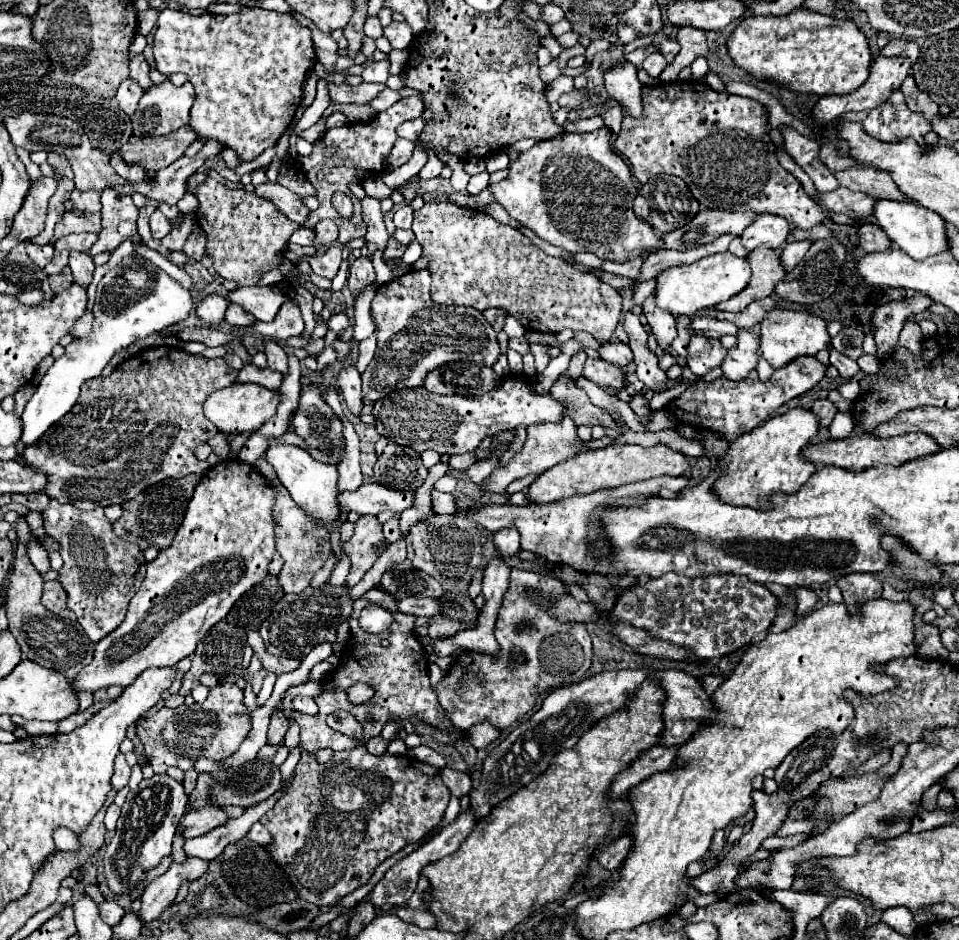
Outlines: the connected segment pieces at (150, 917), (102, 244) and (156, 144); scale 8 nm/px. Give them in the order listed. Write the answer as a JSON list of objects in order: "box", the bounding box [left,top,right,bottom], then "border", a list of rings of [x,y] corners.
[{"box":[141,857,209,921],"border":[[[187,857],[185,863],[171,863],[169,869],[155,877],[141,895],[141,921],[155,921],[161,917],[163,909],[171,905],[179,887],[183,883],[193,883],[203,877],[209,867],[209,861]]]},{"box":[89,187,137,255],"border":[[[111,187],[101,193],[103,229],[97,243],[89,249],[91,255],[113,251],[121,241],[137,235],[137,207],[129,195],[117,195]]]},{"box":[121,125,199,171],"border":[[[187,125],[181,127],[179,131],[173,131],[171,135],[155,137],[155,139],[141,139],[141,137],[131,137],[123,147],[121,155],[127,163],[139,163],[147,171],[159,171],[183,157],[185,149],[199,139],[199,135]]]}]

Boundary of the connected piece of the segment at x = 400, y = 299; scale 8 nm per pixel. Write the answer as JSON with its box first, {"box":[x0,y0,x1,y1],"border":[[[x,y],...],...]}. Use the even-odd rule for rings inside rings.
{"box":[361,271,499,401],"border":[[[409,271],[385,285],[381,285],[373,297],[373,319],[377,323],[377,353],[373,361],[369,363],[367,371],[361,375],[363,377],[363,397],[369,401],[383,399],[391,391],[399,389],[411,389],[411,387],[421,387],[423,385],[423,375],[427,371],[433,371],[441,363],[451,363],[451,361],[473,361],[479,365],[493,365],[499,357],[499,343],[495,339],[493,327],[485,321],[483,313],[475,311],[473,307],[439,307],[431,303],[429,297],[429,285],[431,285],[431,275],[427,271]]]}

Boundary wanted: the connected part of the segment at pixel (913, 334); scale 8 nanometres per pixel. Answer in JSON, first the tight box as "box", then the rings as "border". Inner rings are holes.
{"box":[899,319,923,353],"border":[[[905,319],[901,335],[899,335],[899,343],[903,347],[907,347],[911,353],[919,353],[921,351],[921,341],[923,341],[923,333],[921,333],[917,321]]]}

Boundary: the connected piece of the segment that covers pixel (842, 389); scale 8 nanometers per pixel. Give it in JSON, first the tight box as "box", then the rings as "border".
{"box":[839,379,861,401],"border":[[[851,379],[851,381],[843,383],[843,385],[839,385],[839,393],[847,401],[855,401],[859,397],[859,391],[861,391],[861,385],[859,385],[857,379]]]}

